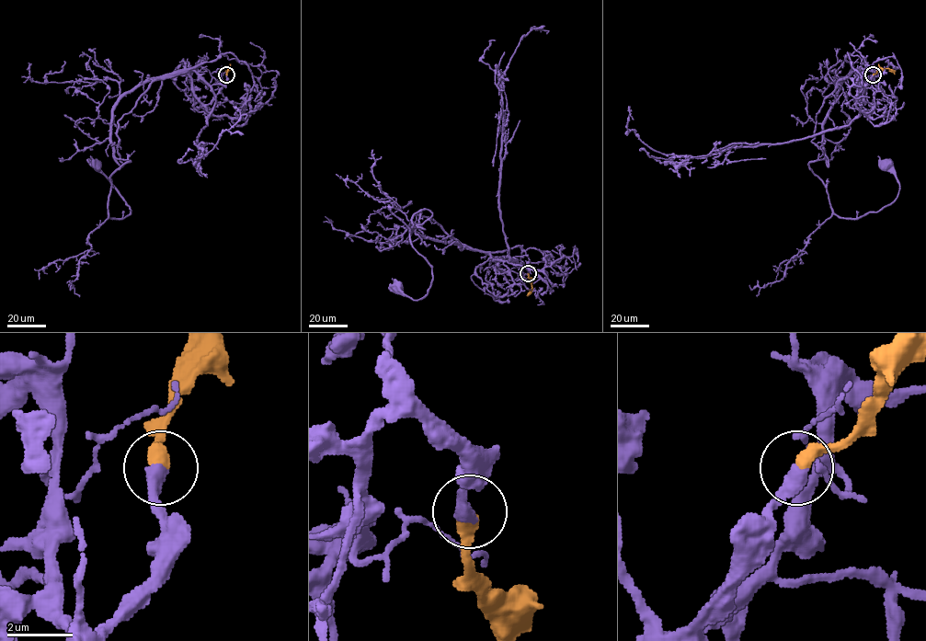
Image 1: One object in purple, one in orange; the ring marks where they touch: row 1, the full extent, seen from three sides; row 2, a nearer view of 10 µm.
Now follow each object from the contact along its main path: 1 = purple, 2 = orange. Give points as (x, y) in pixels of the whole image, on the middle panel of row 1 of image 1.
1: (529, 273), (422, 236), (420, 209), (409, 237), (432, 280), (420, 299), (398, 287)
2: (529, 273), (531, 291), (528, 295)

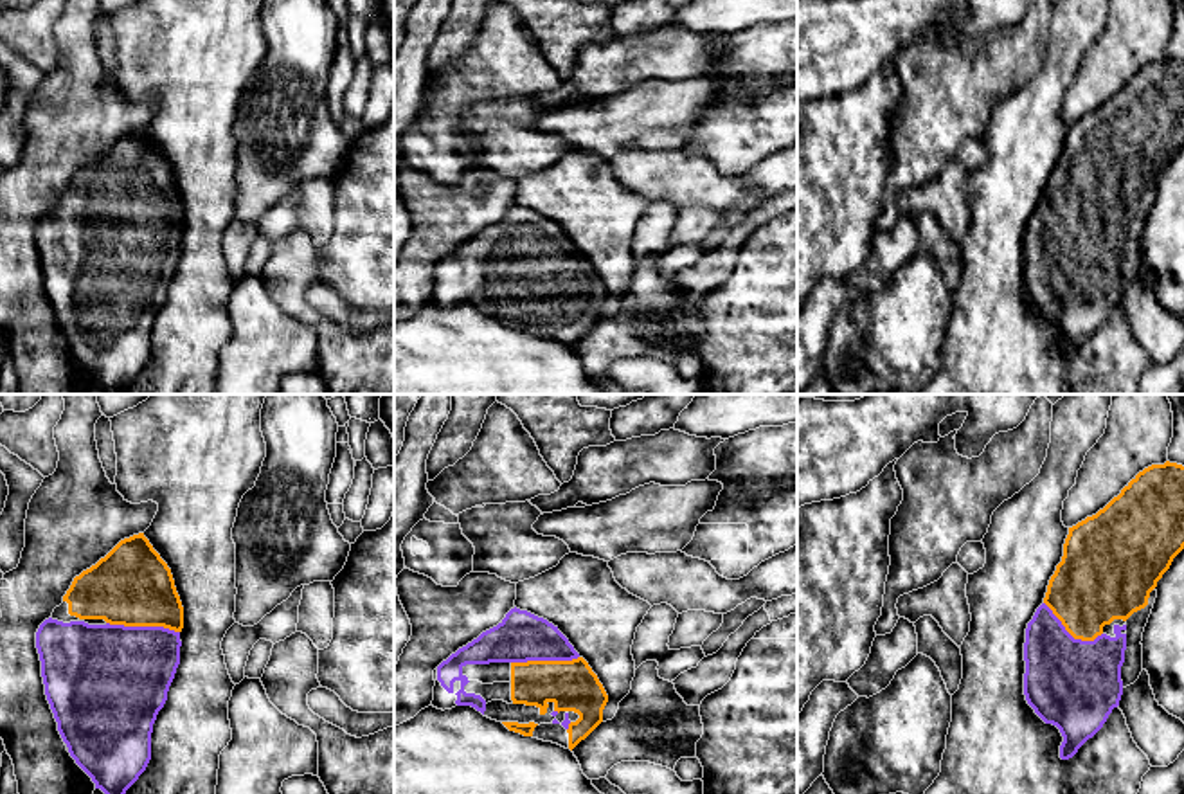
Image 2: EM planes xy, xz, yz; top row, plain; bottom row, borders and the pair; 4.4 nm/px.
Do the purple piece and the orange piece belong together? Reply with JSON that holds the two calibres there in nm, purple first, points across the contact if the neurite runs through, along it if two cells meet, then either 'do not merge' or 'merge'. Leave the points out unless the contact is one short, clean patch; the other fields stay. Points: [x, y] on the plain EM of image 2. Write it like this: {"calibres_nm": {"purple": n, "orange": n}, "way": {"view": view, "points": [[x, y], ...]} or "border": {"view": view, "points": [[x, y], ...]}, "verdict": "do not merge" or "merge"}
{"calibres_nm": {"purple": 460, "orange": 360}, "verdict": "merge"}

